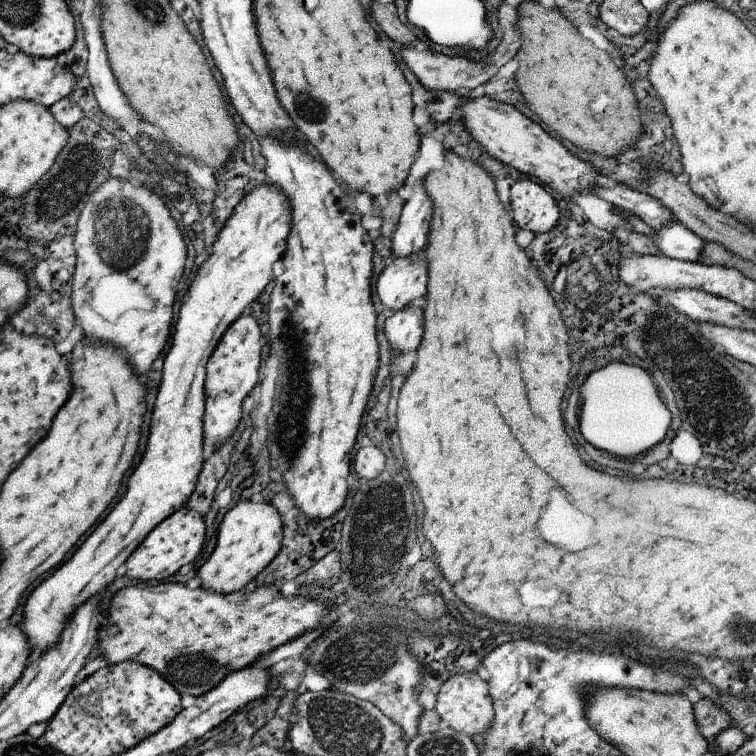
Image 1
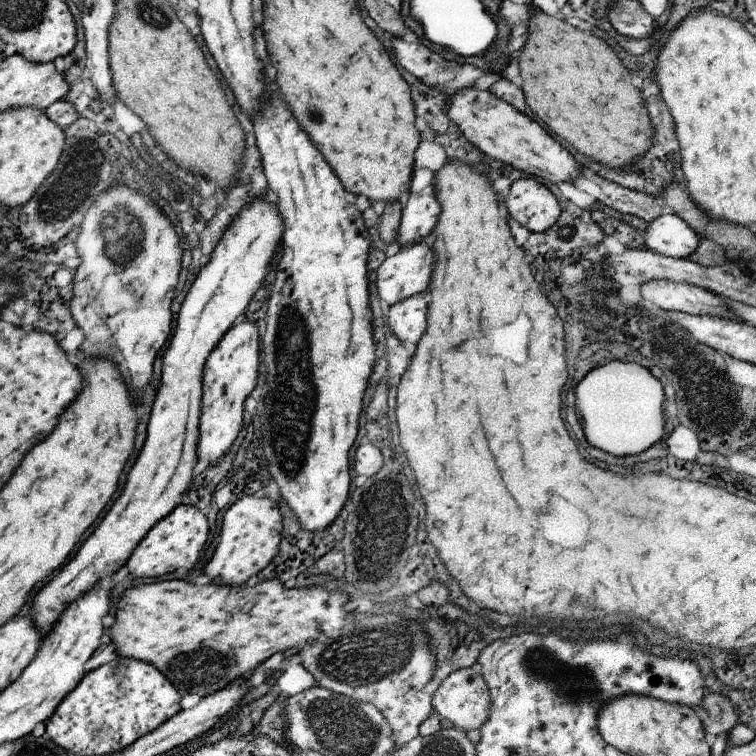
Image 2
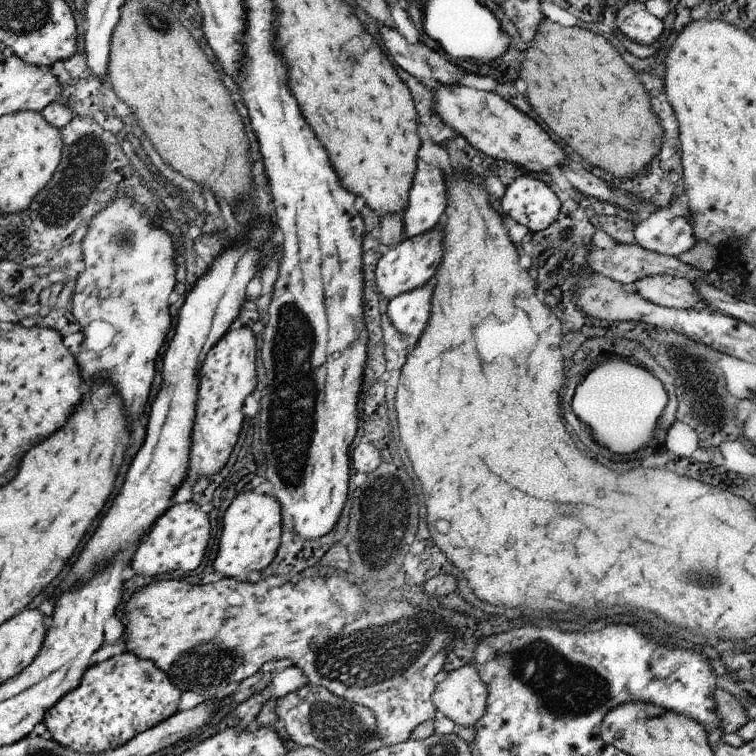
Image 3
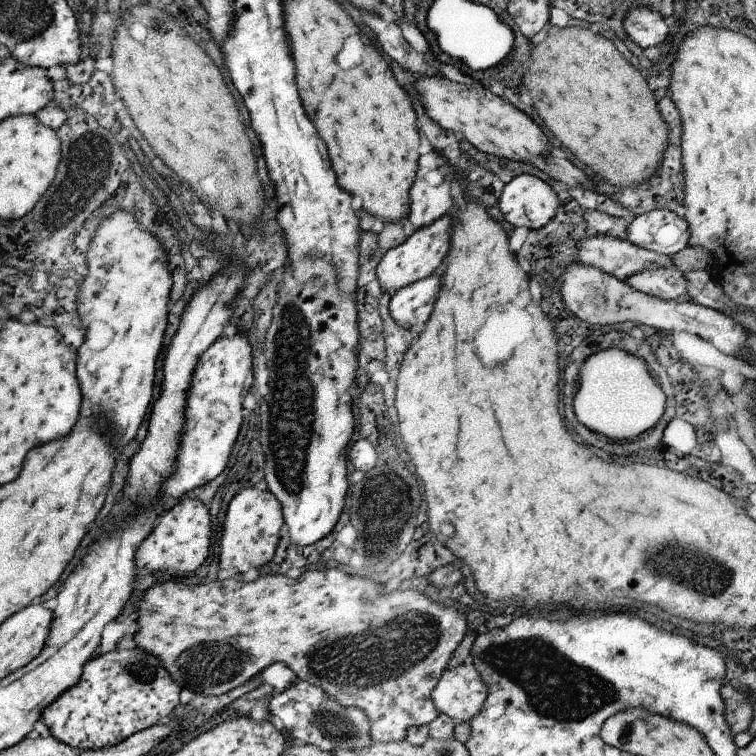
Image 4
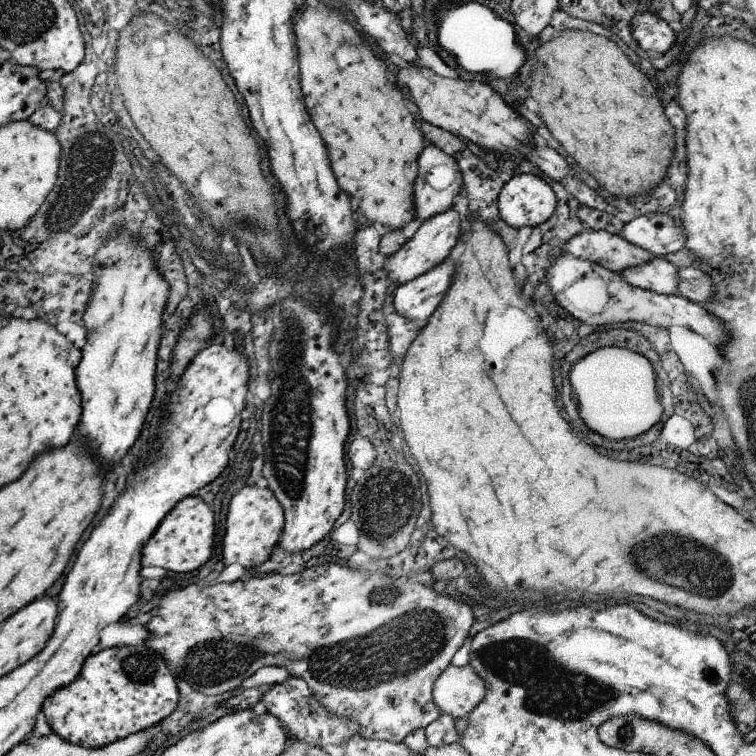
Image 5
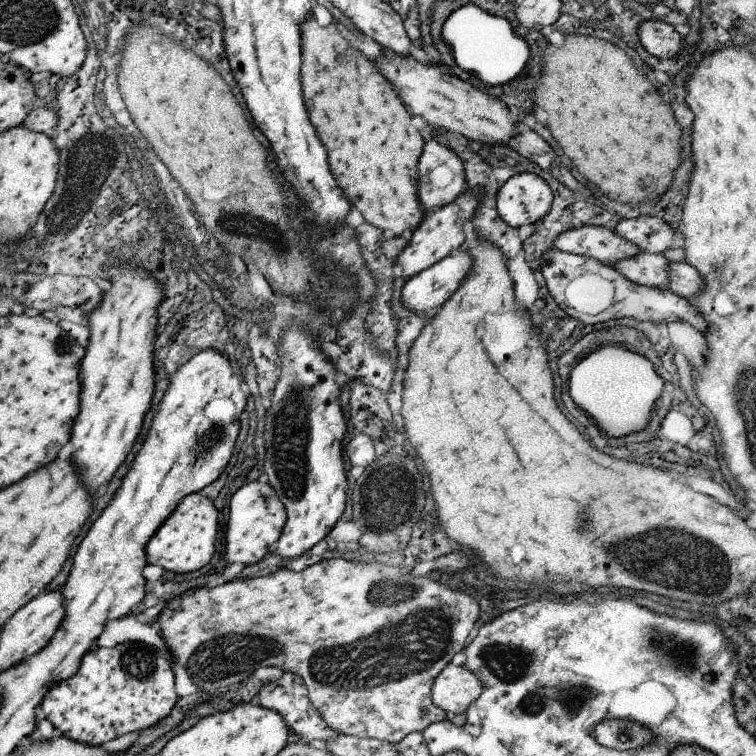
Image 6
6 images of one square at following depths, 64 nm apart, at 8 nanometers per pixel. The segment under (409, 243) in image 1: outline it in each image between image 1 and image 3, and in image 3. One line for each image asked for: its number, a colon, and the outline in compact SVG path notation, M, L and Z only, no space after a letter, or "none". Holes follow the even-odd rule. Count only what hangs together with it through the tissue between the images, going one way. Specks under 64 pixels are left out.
2: M415 170L413 186L409 188L409 200L401 208L401 222L395 238L395 250L405 246L415 246L421 242L435 226L439 204L433 198L433 178L431 170Z
3: M419 162L417 176L413 178L413 186L409 190L409 202L403 210L403 240L417 238L429 232L447 208L443 172Z

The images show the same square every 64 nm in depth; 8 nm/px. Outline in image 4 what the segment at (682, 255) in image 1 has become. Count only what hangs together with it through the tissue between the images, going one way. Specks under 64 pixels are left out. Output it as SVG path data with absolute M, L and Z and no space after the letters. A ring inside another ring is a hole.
M651 210L649 214L629 220L625 240L637 248L671 258L679 250L687 248L689 230L685 220L675 216L675 212Z

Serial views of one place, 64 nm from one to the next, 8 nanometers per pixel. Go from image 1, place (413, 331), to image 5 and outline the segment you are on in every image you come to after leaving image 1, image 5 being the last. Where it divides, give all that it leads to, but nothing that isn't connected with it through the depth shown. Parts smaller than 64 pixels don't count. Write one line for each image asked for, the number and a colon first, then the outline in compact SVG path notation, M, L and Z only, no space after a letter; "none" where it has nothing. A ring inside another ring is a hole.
2: M413 296L407 300L401 300L389 308L387 316L387 330L395 334L397 340L403 342L403 346L415 344L419 336L425 332L425 300L421 296Z
3: M423 286L407 294L399 294L387 304L387 316L391 324L397 332L403 334L407 342L411 342L409 338L419 338L419 334L423 332L431 308L429 298L431 290Z
4: M443 268L429 274L429 278L421 278L421 282L413 282L413 286L405 286L405 290L397 290L397 294L391 294L389 314L399 326L411 330L413 334L425 326L439 294L437 290L441 286L441 270Z
5: M445 258L441 266L427 270L421 274L421 278L413 278L413 282L397 286L393 294L393 310L405 320L411 320L423 328L423 324L427 324L435 308L441 304L441 294L445 294L449 288L451 266L455 270L455 262Z

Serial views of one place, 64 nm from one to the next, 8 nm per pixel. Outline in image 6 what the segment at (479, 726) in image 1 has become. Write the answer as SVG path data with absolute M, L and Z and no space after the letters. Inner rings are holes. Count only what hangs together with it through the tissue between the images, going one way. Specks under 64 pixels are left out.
M445 666L445 672L435 680L435 686L431 690L431 700L437 708L441 708L447 718L455 714L463 714L481 698L483 684L469 672L469 668L463 666Z

